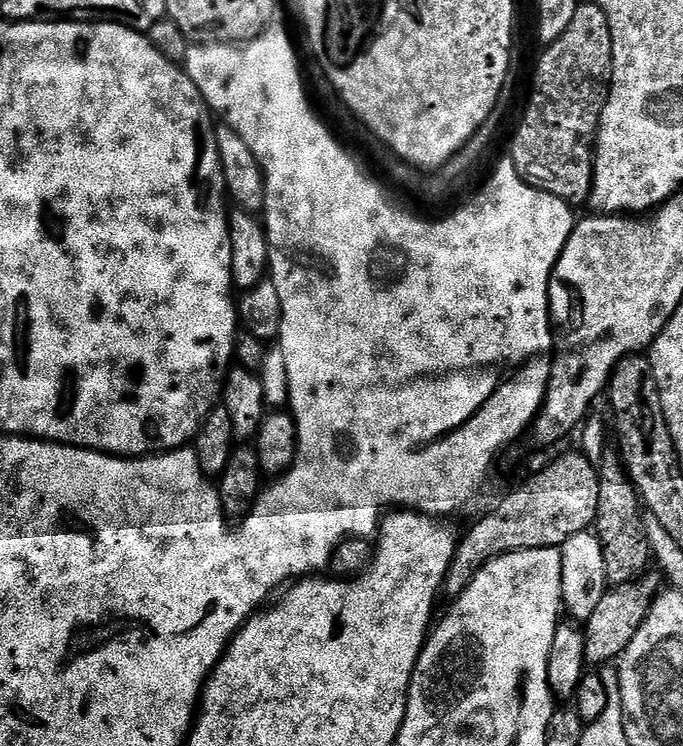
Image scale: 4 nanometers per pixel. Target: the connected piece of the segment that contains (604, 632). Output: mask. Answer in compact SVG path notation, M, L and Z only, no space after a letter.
M652 570L633 580L631 584L618 584L609 587L602 602L594 609L594 614L583 625L584 659L589 665L611 665L619 661L624 655L626 646L634 638L634 634L647 618L652 602L656 599L662 588L662 576L659 571Z

